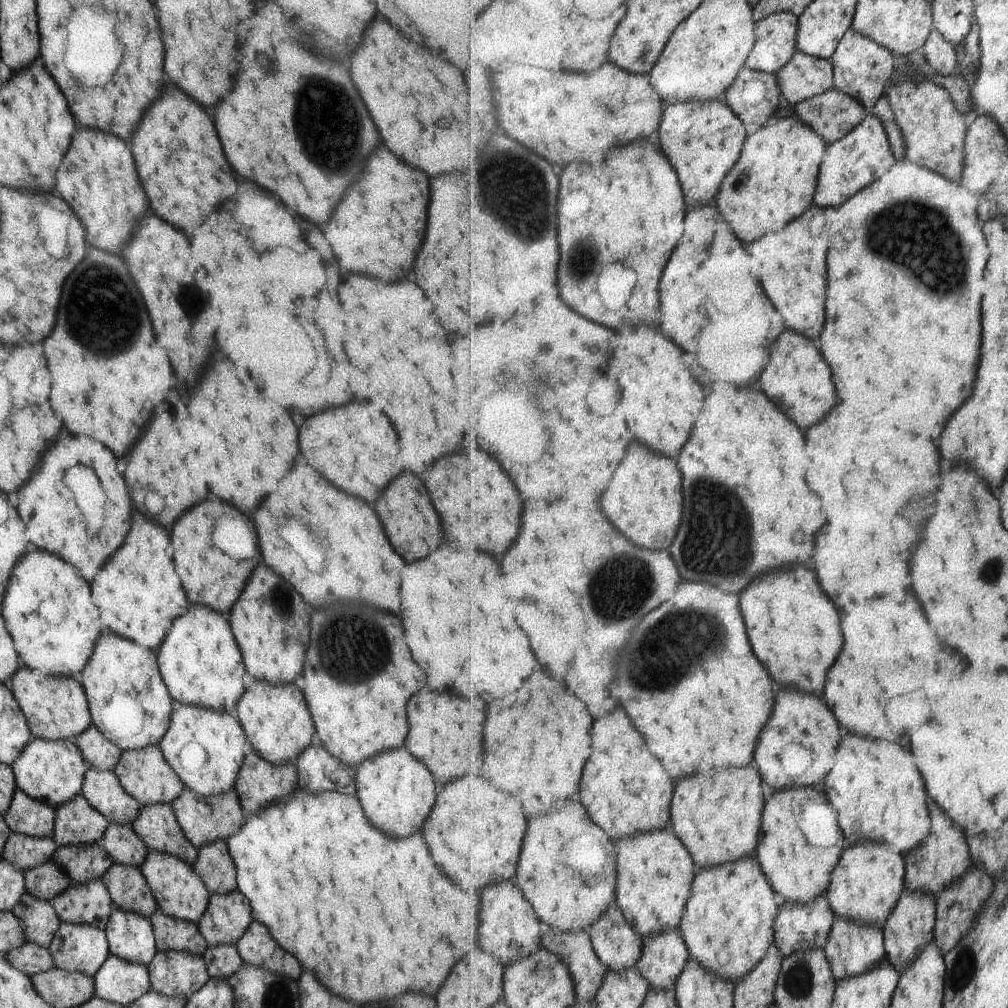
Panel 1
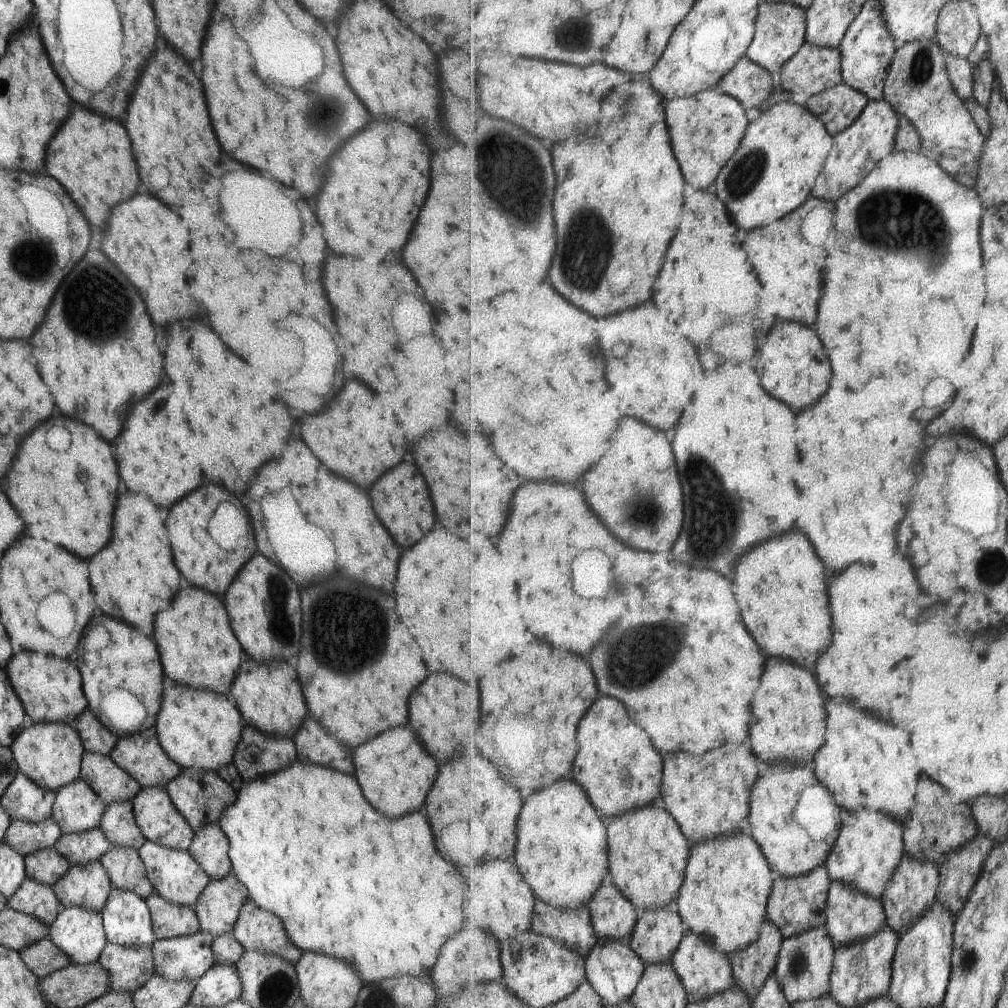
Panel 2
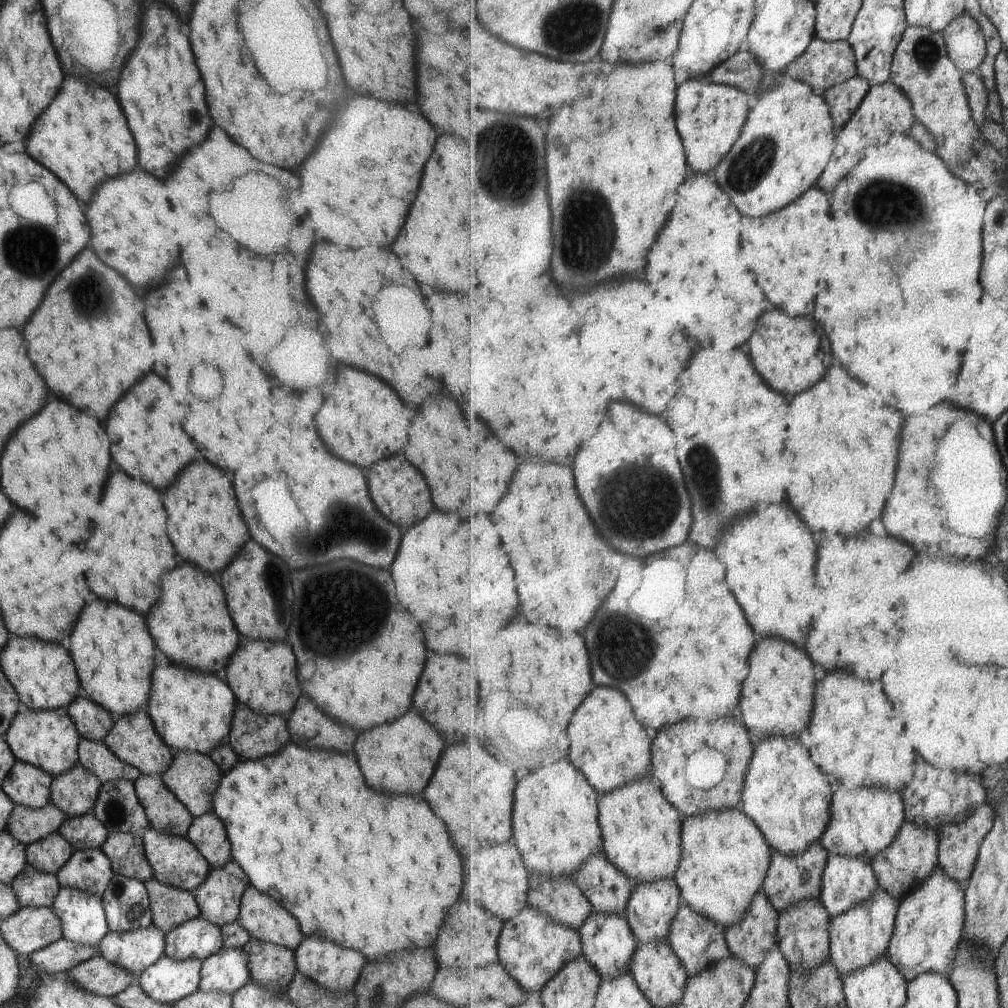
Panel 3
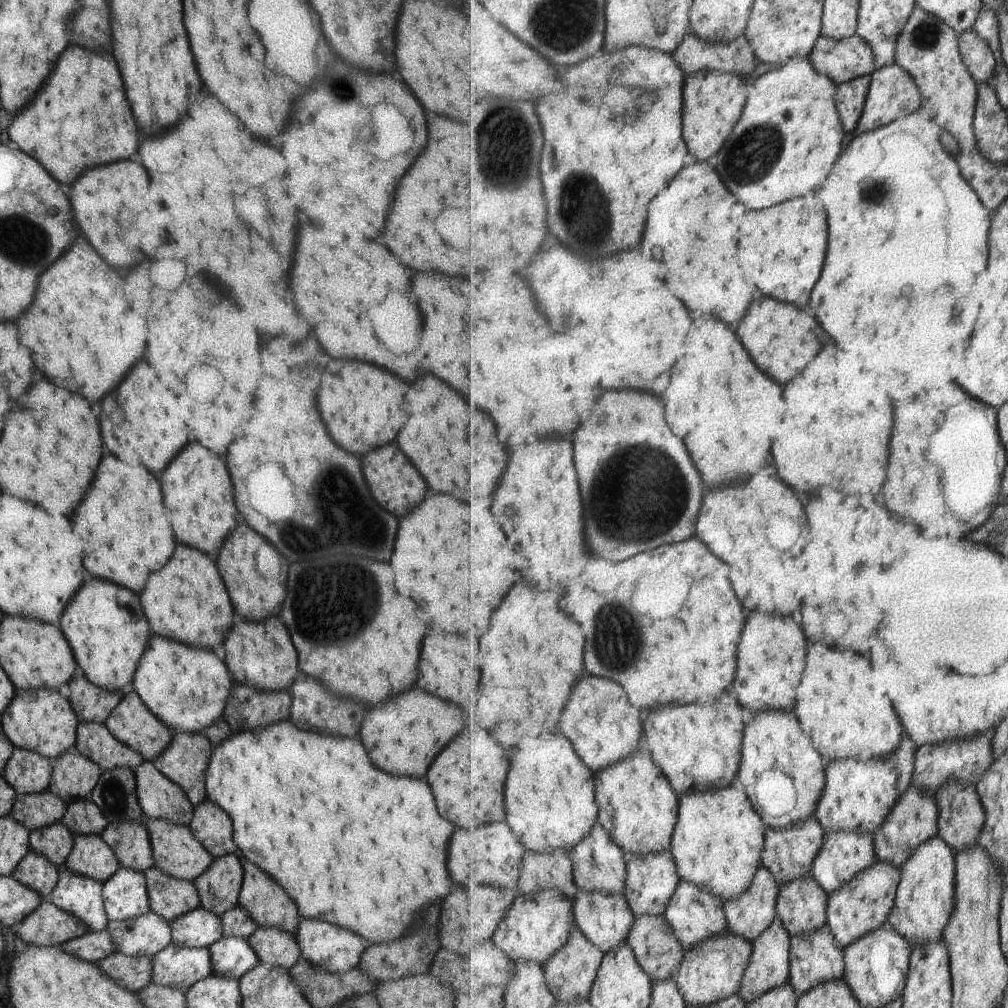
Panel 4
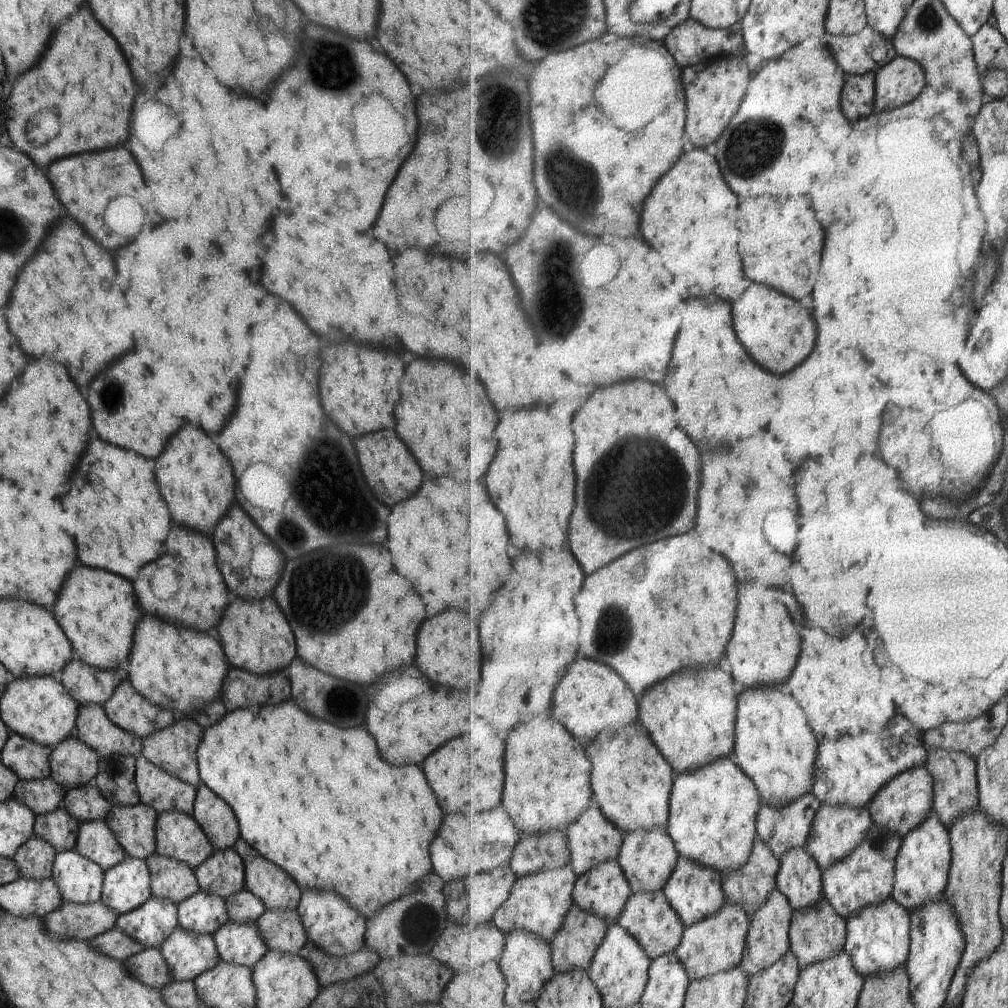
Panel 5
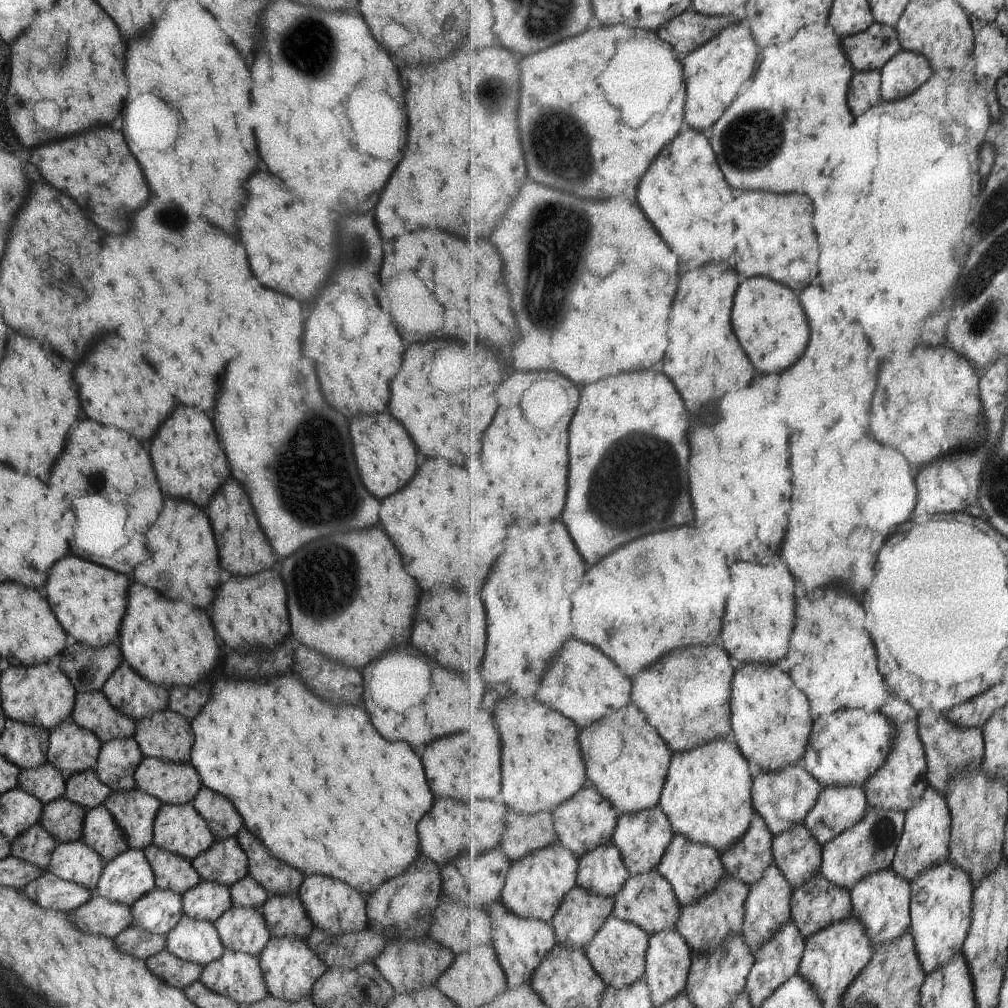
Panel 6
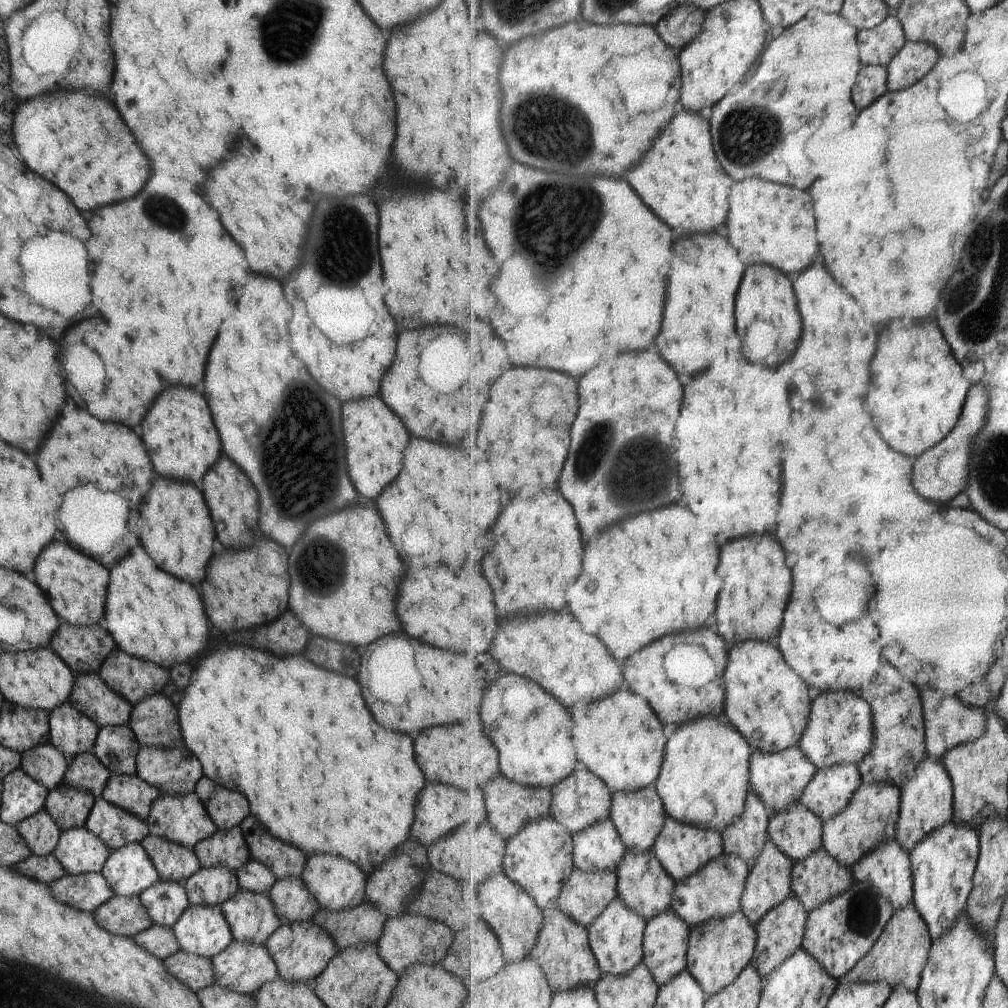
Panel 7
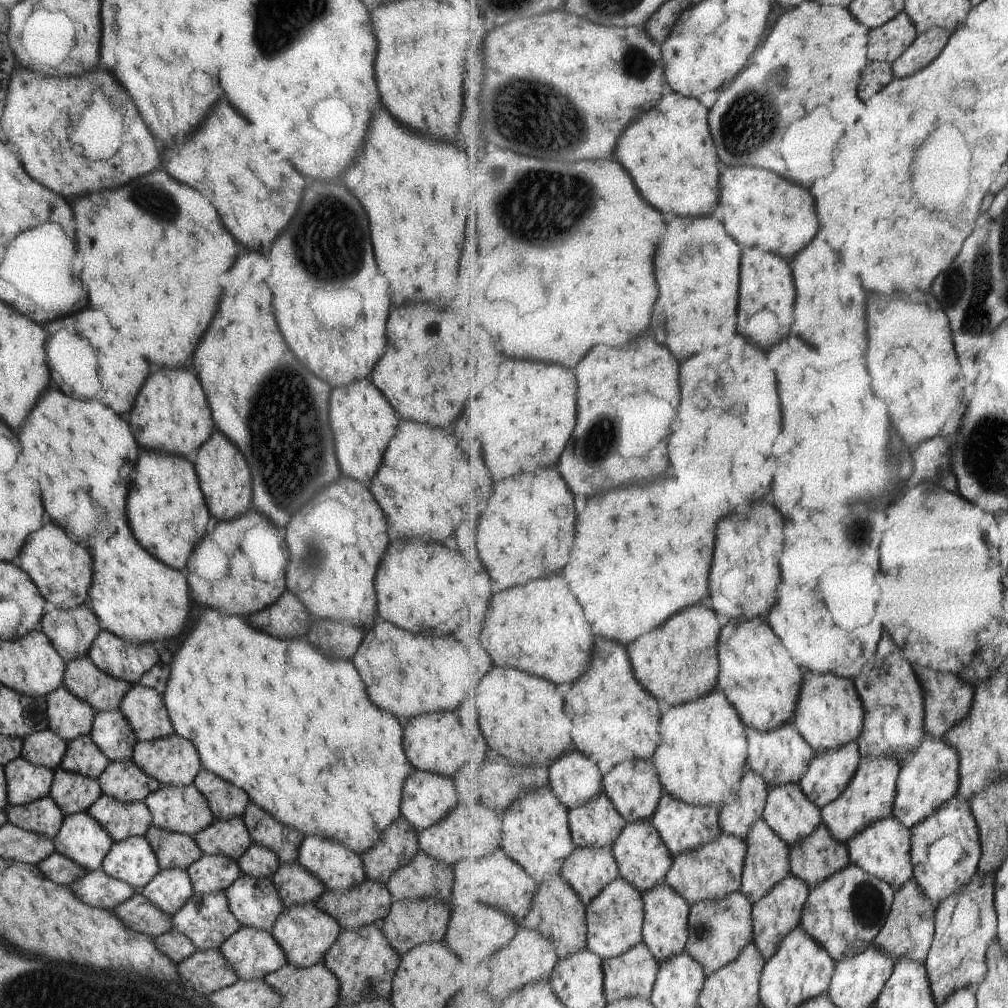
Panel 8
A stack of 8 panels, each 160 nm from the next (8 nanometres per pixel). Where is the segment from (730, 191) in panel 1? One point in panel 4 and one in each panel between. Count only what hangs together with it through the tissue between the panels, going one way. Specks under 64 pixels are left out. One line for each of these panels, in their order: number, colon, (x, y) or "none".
2: (774, 172)
3: (790, 136)
4: (793, 108)

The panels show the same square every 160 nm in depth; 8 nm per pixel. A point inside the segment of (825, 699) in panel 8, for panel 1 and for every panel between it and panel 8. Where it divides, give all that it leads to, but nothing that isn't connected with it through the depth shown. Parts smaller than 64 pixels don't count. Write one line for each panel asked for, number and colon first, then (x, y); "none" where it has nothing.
1: (867, 885)
2: (869, 849)
3: (865, 822)
4: (858, 796)
5: (851, 771)
6: (849, 747)
7: (840, 729)

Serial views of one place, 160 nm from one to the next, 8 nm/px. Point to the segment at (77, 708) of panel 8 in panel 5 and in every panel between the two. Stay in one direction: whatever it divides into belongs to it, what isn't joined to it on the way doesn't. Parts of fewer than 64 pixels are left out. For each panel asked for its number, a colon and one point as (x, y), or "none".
5: (72, 763)
6: (71, 749)
7: (72, 733)

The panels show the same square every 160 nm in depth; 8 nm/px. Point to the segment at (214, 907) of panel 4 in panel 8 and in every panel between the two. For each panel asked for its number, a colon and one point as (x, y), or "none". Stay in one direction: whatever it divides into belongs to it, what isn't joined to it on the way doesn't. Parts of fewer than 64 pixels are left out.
5: (221, 874)
6: (224, 862)
7: (227, 848)
8: (229, 837)

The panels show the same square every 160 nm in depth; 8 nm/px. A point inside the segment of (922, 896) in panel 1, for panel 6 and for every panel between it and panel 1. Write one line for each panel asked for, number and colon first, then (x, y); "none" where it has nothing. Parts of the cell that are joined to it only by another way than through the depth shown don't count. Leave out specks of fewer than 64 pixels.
2: (912, 892)
3: (913, 857)
4: (915, 820)
5: (905, 803)
6: (903, 780)

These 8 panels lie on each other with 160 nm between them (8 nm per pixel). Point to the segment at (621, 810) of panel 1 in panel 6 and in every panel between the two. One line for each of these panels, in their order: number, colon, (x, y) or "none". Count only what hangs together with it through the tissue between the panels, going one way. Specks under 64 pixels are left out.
2: (621, 771)
3: (609, 745)
4: (606, 728)
5: (591, 698)
6: (583, 682)

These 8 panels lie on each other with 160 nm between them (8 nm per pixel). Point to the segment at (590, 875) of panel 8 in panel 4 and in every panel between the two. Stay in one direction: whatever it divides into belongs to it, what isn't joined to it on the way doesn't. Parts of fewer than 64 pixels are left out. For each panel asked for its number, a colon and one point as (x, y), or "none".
4: (571, 973)
5: (575, 945)
6: (582, 914)
7: (586, 895)

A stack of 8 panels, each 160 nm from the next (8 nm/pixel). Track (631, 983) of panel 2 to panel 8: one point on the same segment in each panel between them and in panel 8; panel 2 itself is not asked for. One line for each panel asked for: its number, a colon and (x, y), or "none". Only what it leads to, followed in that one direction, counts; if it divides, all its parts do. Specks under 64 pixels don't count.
3: (609, 943)
4: (606, 919)
5: (604, 890)
6: (602, 872)
7: (600, 847)
8: (597, 824)

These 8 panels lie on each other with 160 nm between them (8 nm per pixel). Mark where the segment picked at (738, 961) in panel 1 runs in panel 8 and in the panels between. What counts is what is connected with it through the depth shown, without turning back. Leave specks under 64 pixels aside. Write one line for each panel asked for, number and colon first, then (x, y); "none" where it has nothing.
2: (728, 882)
3: (726, 858)
4: (719, 839)
5: (713, 811)
6: (708, 794)
7: (705, 781)
8: (703, 756)

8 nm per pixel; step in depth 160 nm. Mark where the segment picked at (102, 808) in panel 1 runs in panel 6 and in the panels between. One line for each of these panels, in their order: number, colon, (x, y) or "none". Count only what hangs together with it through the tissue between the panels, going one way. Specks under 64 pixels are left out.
2: (113, 785)
3: (94, 756)
4: (94, 742)
5: (92, 726)
6: (91, 711)

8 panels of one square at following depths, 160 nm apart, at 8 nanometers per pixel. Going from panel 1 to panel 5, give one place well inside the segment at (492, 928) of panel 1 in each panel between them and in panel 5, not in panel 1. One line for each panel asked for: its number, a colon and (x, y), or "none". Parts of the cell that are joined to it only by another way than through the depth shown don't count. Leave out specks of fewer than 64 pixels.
2: (503, 905)
3: (496, 877)
4: (492, 855)
5: (467, 844)

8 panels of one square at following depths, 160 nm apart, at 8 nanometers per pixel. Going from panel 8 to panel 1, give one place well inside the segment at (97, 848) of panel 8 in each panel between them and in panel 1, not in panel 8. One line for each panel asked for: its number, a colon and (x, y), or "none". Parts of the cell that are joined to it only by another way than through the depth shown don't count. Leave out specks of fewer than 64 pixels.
1: (80, 948)
2: (77, 932)
3: (81, 915)
4: (80, 896)
5: (78, 880)
6: (72, 861)
7: (78, 851)

